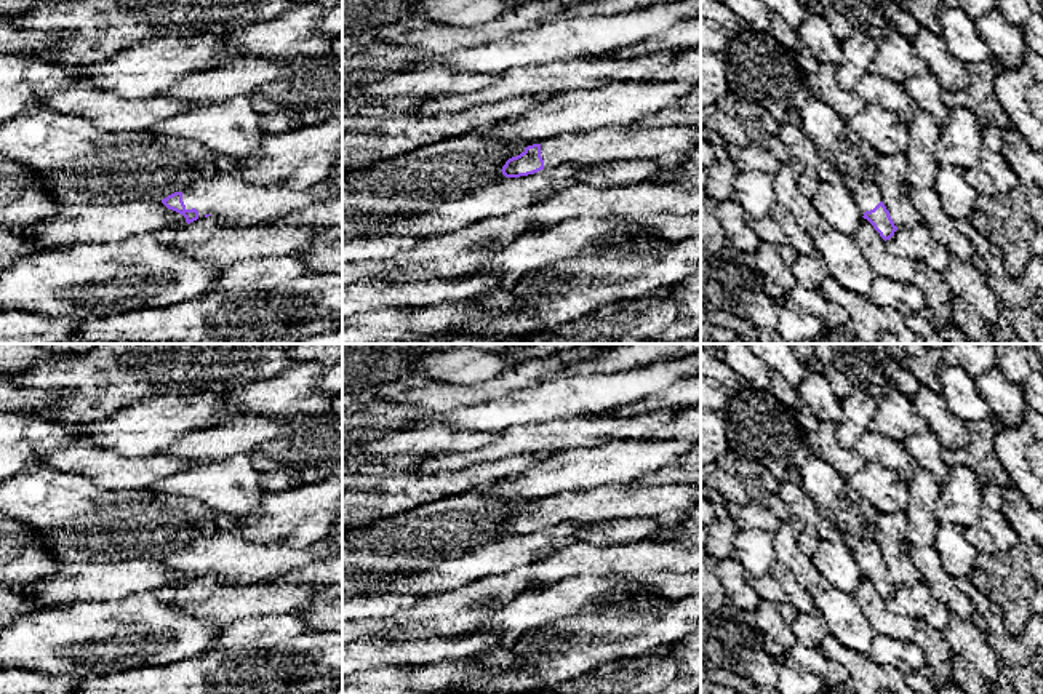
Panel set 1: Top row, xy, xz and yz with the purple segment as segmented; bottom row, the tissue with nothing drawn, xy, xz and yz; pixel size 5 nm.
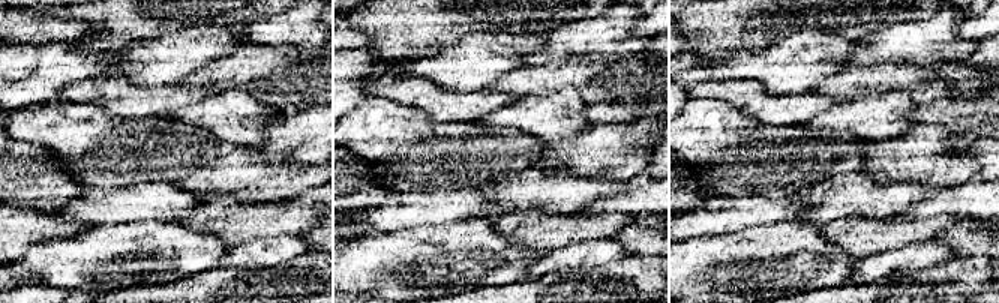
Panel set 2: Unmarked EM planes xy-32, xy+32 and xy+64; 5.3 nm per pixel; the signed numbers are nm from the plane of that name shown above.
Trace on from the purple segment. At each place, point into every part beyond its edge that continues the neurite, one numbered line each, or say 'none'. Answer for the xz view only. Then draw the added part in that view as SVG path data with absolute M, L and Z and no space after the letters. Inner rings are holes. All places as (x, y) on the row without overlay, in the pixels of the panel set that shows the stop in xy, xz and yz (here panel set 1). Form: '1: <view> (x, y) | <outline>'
1: xz (608, 502) | M608 483L593 489L566 493L542 499L541 515L544 526L563 521L601 523L662 517L693 507L701 485L616 485Z

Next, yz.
1: yz (866, 554) | M872 537L861 540L853 548L853 555L862 574L865 569L873 568L881 560L880 547Z

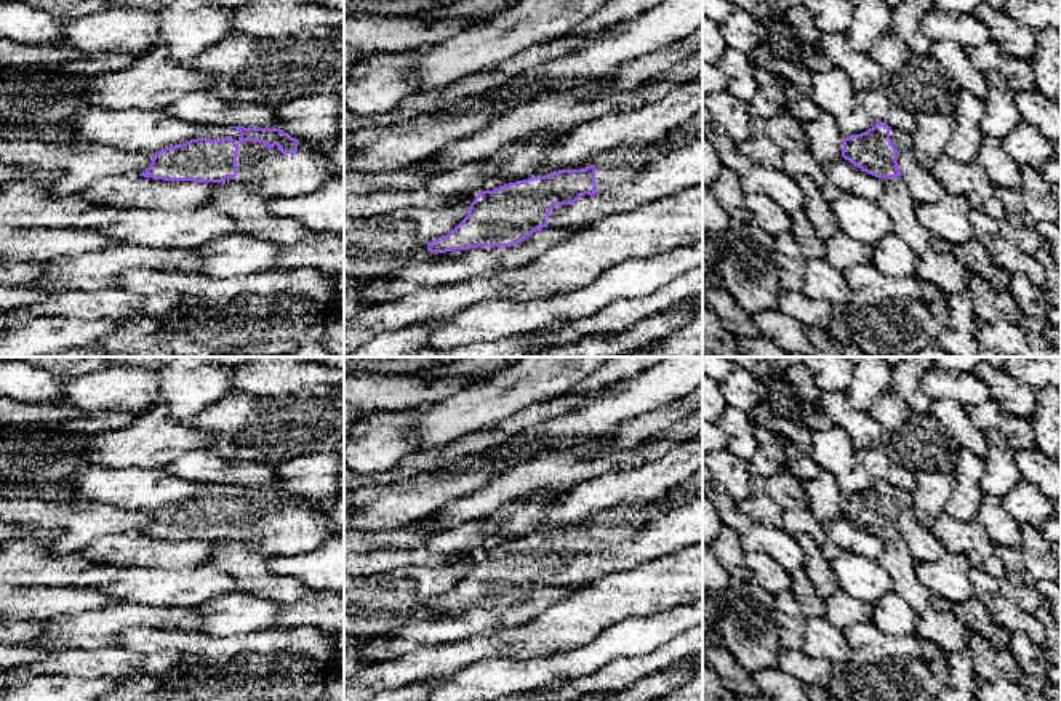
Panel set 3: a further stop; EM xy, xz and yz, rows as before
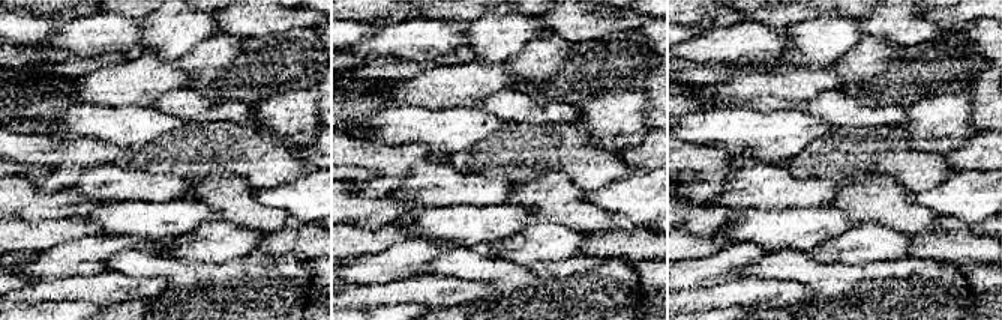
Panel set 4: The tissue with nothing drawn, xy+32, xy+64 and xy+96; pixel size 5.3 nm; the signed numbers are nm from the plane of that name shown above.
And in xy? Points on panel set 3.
1: xy (276, 533) | M214 485L203 496L229 496L238 504L237 535L227 536L224 543L246 541L253 543L262 554L288 557L314 551L336 538L330 528L328 512L318 511L302 499L298 499L294 512L282 512L278 504L270 509L258 499L240 501L240 491L229 485Z

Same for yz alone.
1: yz (922, 544) | M890 487L891 503L896 506L898 536L880 536L883 541L904 543L917 563L933 562L947 551L938 543L930 530L915 517L912 495L909 491Z

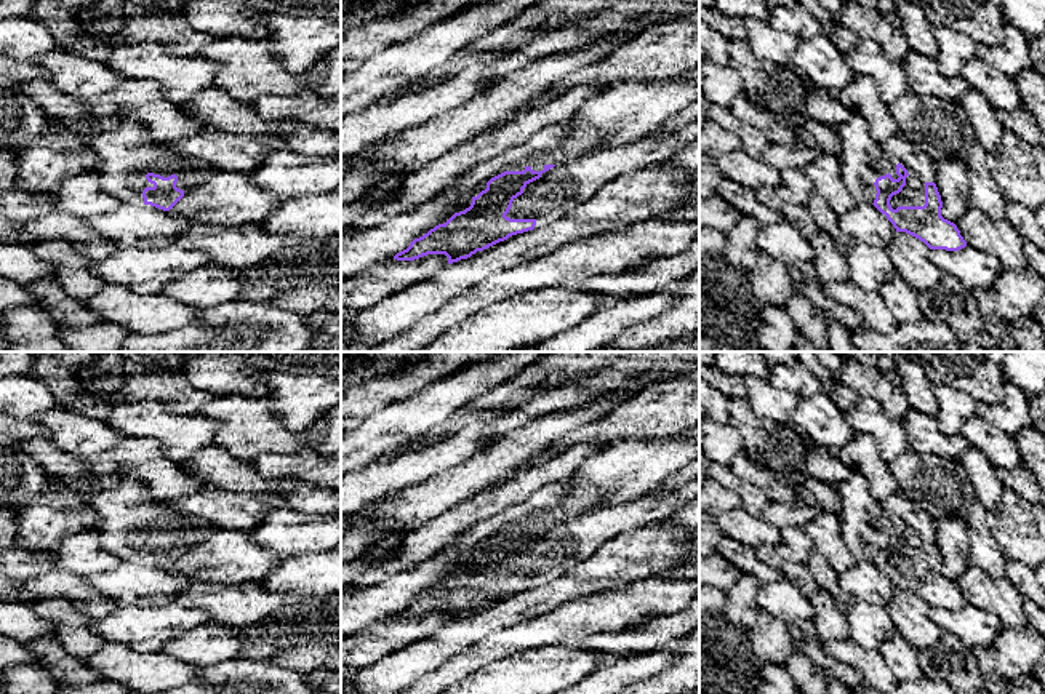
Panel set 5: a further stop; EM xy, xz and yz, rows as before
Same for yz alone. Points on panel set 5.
1: yz (912, 552) | M907 534L903 548L891 555L890 563L893 568L898 564L923 564L925 563L925 540Z

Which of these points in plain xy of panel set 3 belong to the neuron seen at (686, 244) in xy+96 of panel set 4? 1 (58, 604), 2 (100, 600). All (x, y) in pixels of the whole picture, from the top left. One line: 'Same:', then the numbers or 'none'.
Same: 1, 2

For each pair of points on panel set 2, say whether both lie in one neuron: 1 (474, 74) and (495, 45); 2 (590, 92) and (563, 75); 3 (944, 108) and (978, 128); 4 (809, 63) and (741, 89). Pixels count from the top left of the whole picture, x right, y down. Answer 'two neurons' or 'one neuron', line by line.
1: one neuron
2: one neuron
3: one neuron
4: two neurons

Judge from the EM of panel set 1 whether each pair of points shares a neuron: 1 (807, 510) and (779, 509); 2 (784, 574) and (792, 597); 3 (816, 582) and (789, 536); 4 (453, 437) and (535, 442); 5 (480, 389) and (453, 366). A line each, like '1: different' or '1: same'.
1: different
2: same
3: same
4: different
5: different

